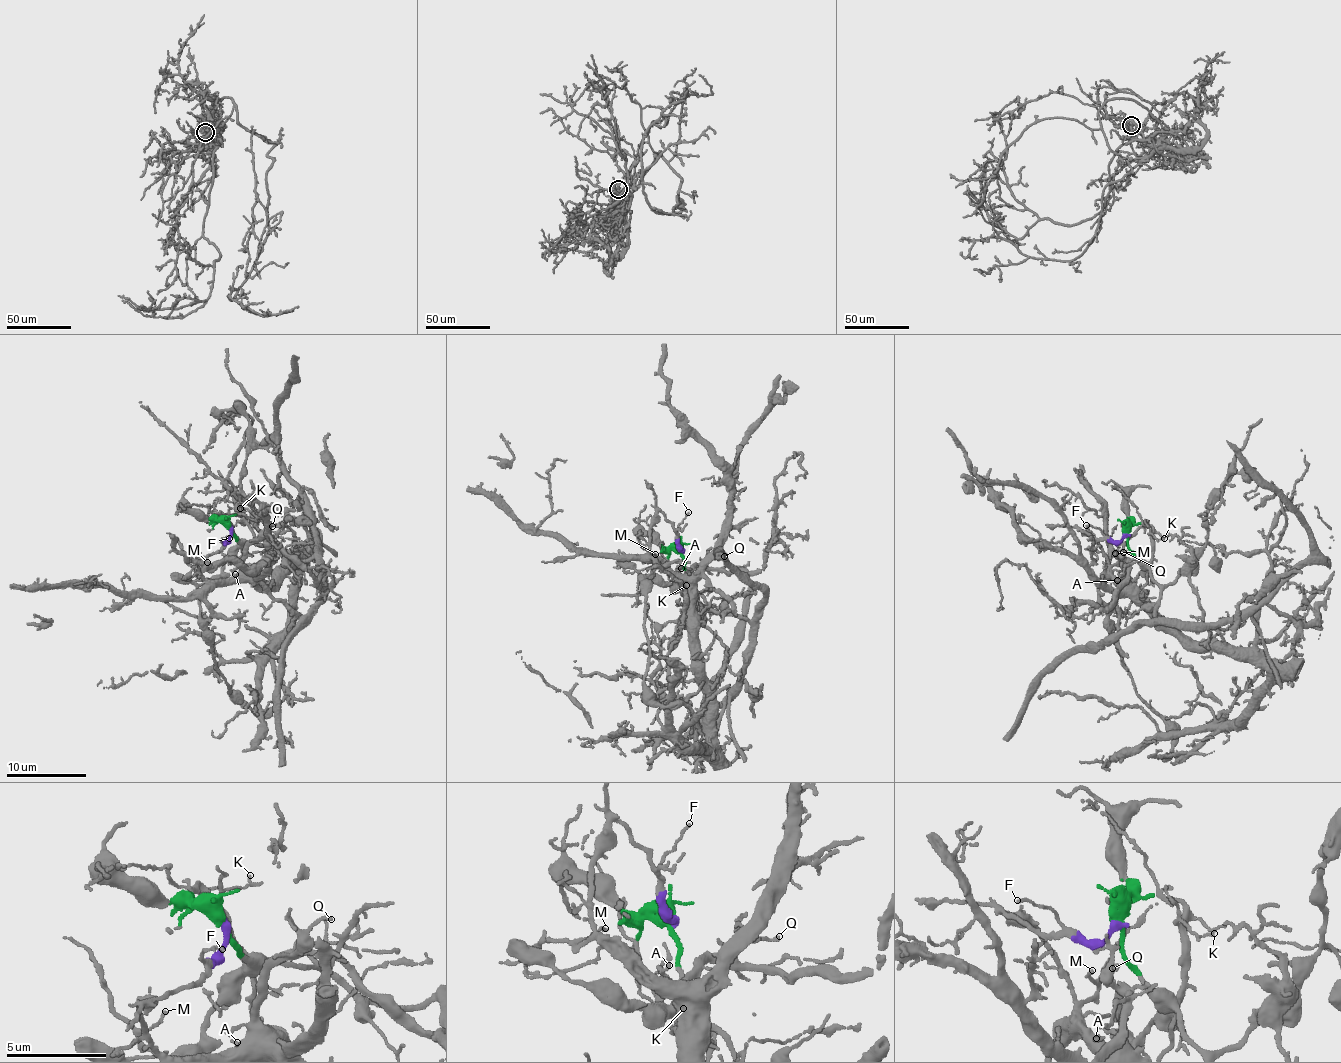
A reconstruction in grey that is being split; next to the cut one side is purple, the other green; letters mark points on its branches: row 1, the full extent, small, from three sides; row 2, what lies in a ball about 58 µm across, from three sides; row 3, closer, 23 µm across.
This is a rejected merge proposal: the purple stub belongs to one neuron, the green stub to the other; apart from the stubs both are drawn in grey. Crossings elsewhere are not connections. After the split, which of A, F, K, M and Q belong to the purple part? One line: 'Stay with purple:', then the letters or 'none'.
Stay with purple: F

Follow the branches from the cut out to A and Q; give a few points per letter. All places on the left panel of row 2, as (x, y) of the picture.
A: (229, 528), (242, 549), (244, 570), (232, 570), (236, 574)
Q: (229, 528), (242, 549), (243, 567), (243, 550), (273, 525)

